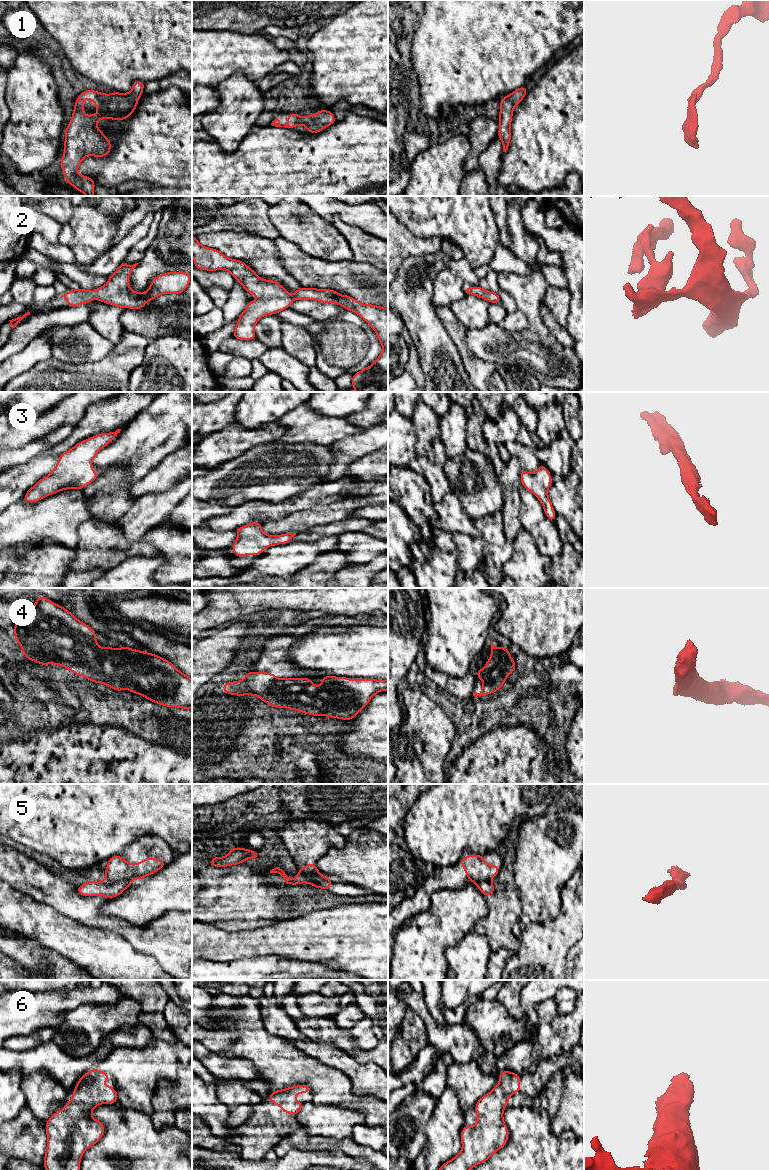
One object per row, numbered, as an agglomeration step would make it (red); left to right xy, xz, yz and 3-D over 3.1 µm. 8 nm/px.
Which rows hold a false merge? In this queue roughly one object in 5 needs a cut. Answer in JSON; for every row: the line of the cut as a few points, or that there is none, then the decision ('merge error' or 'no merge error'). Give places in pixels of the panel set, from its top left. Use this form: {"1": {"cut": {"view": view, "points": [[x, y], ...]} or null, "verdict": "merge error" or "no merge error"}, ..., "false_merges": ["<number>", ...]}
{"1": {"cut": null, "verdict": "no merge error"}, "2": {"cut": null, "verdict": "no merge error"}, "3": {"cut": null, "verdict": "no merge error"}, "4": {"cut": null, "verdict": "no merge error"}, "5": {"cut": {"view": "xz", "points": [[299, 873], [308, 882], [312, 882], [316, 877], [325, 878]]}, "verdict": "merge error"}, "6": {"cut": null, "verdict": "no merge error"}, "false_merges": ["5"]}

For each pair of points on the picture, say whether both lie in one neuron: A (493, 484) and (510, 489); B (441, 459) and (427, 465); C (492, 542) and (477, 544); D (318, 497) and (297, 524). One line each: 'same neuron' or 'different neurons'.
A: different neurons
B: same neuron
C: different neurons
D: different neurons

